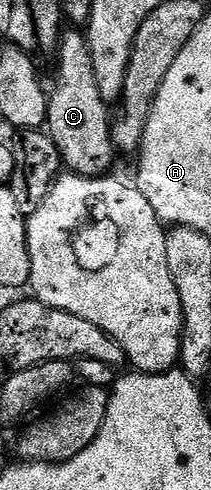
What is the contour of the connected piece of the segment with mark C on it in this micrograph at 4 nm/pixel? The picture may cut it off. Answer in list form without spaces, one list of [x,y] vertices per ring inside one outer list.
[[[68,30],[60,37],[56,59],[56,85],[51,85],[48,97],[46,131],[54,146],[58,146],[63,167],[78,176],[103,176],[112,164],[112,120],[109,105],[98,94],[94,78],[94,58],[90,58],[87,35],[80,30]]]

